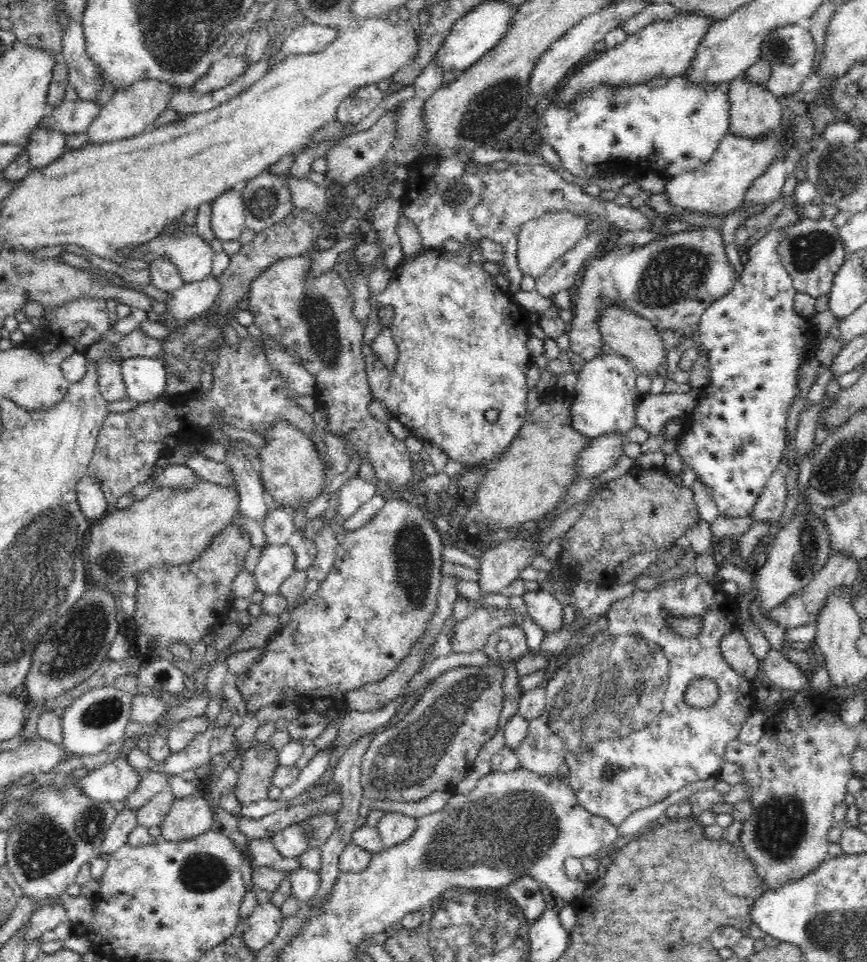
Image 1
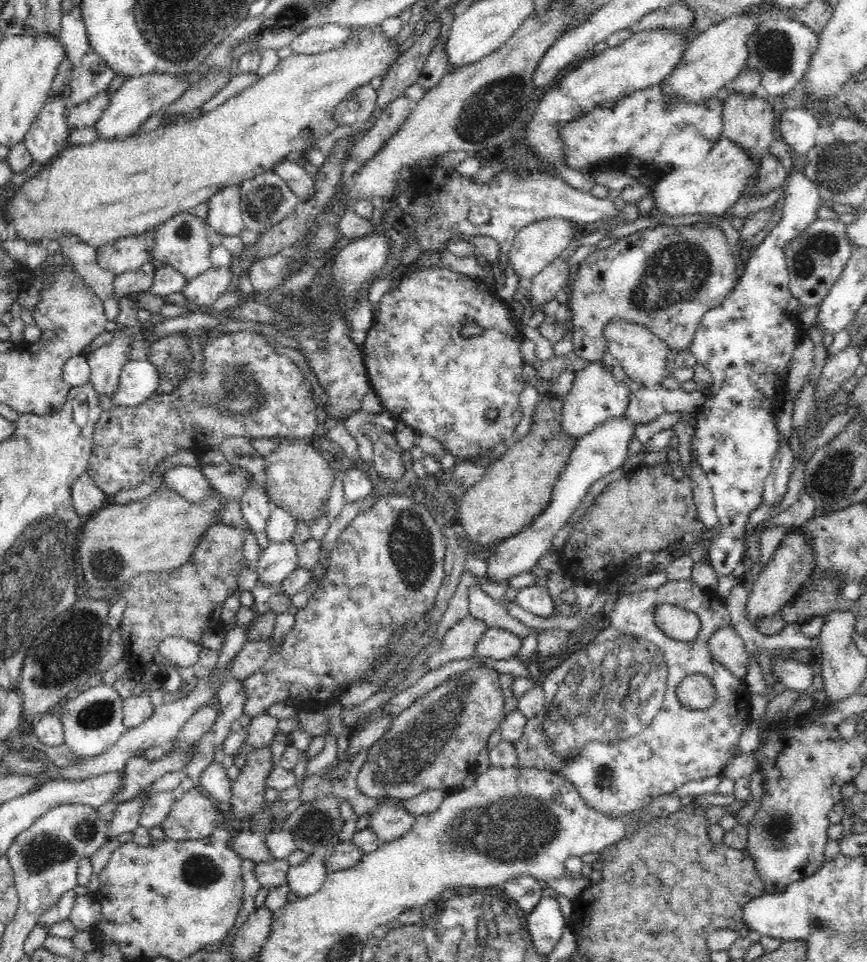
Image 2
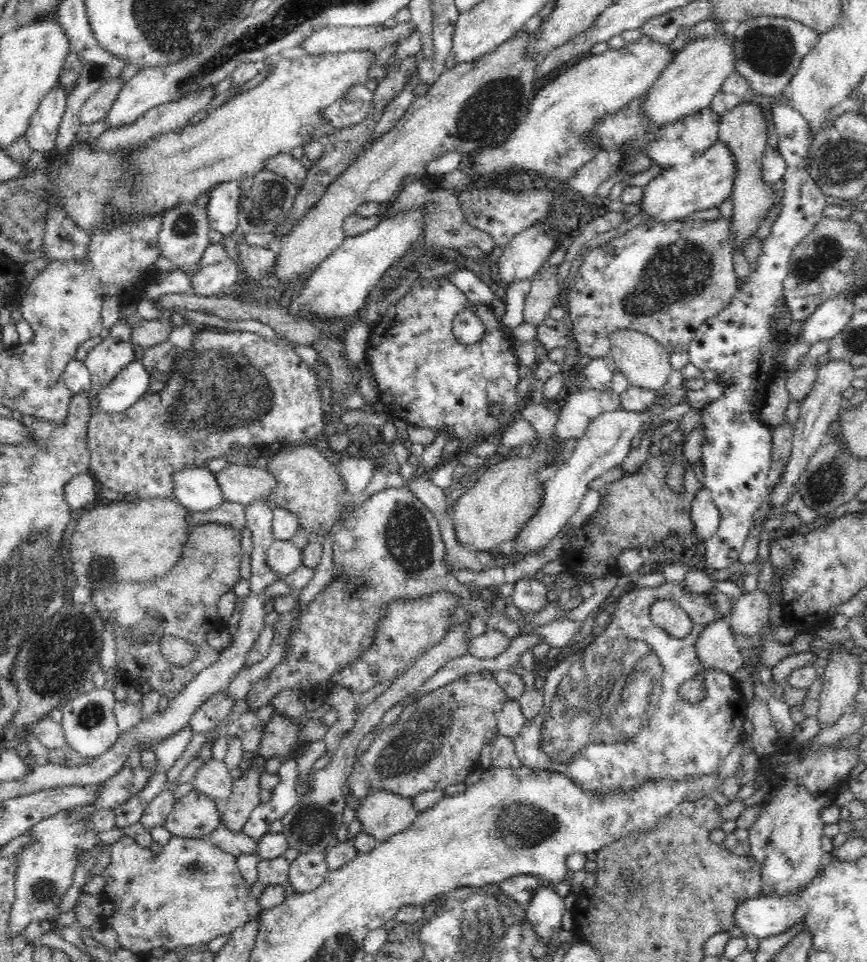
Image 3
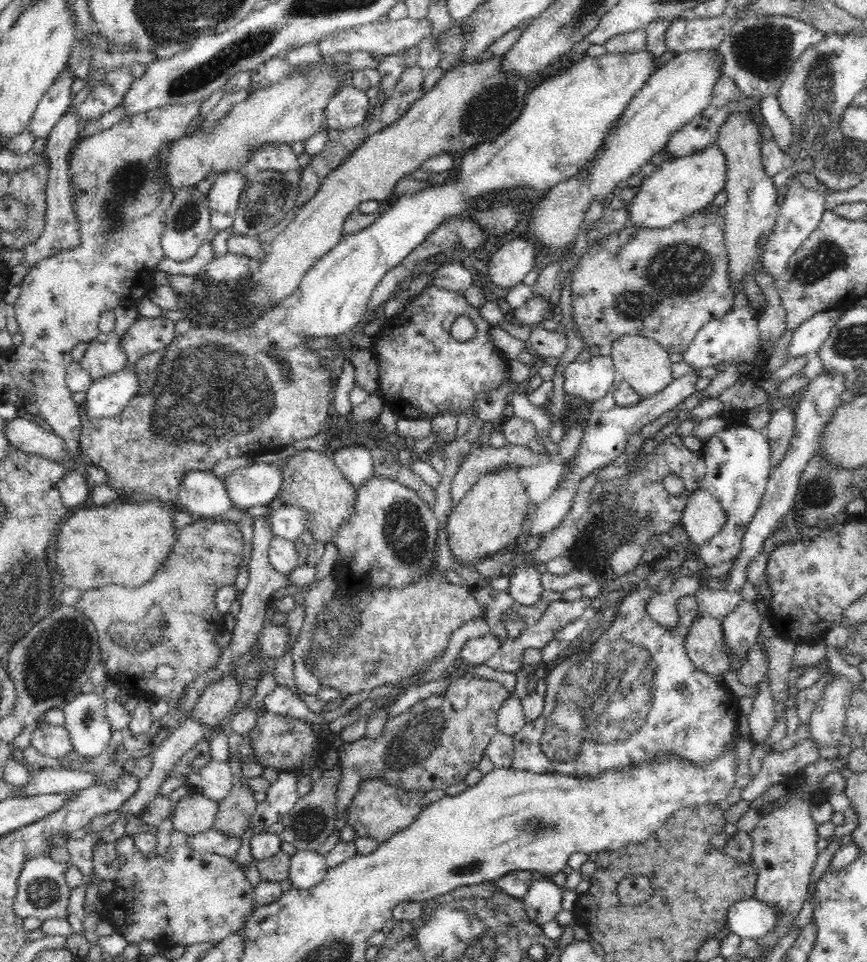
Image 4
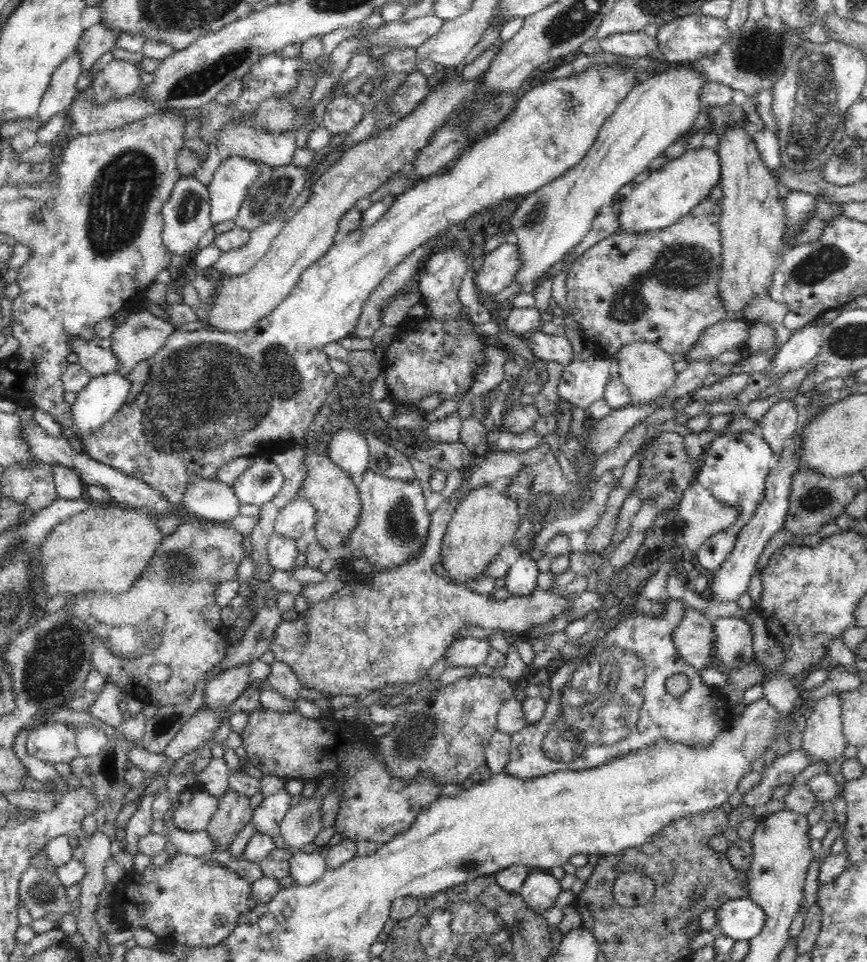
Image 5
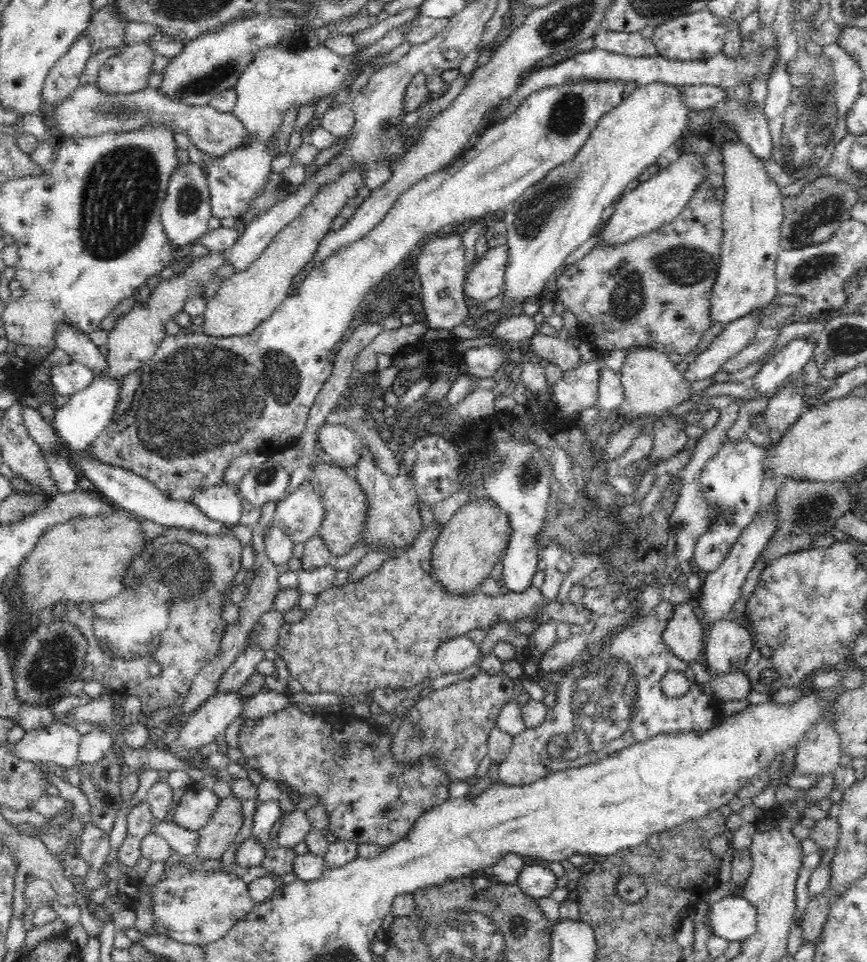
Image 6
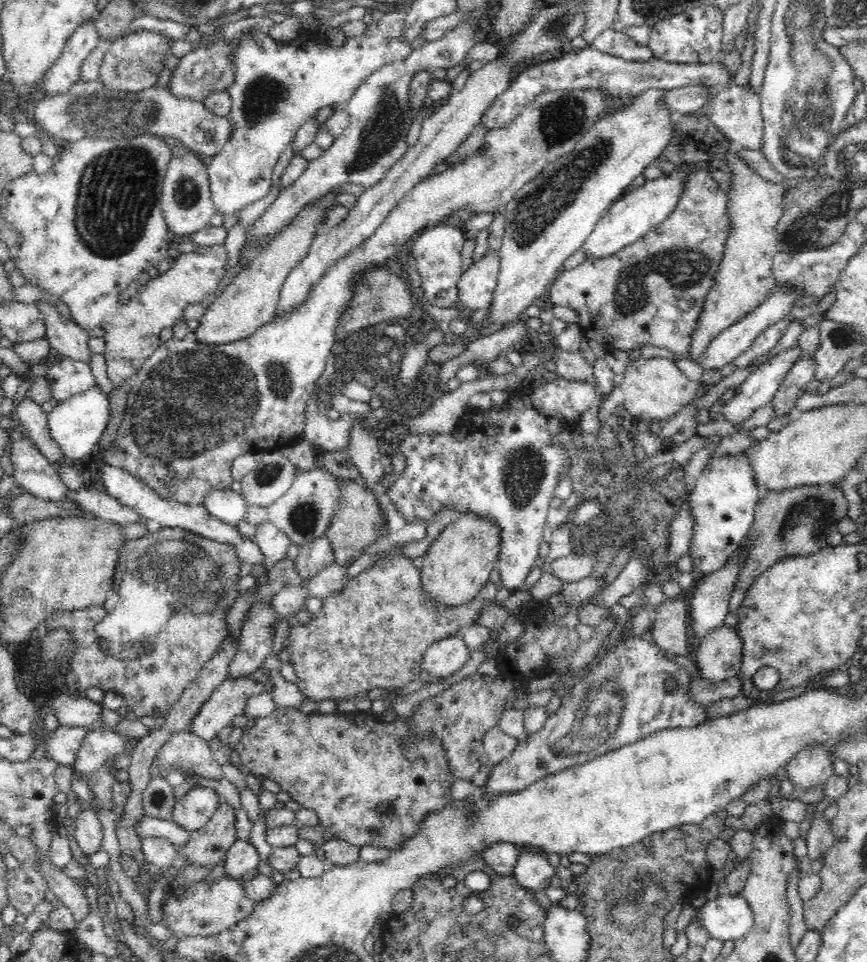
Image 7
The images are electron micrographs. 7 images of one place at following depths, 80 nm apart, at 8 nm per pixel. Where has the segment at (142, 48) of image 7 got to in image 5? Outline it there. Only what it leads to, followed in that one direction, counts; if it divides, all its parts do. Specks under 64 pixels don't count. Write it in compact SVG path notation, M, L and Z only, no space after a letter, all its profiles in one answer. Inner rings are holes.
M113 59L96 74L92 86L92 103L96 105L124 98L142 86L142 69L130 60Z

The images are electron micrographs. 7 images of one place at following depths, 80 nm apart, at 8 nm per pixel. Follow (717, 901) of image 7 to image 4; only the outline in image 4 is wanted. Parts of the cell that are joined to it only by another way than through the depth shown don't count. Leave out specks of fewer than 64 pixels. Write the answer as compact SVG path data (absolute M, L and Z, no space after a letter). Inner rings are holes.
M754 897L732 903L727 910L727 928L742 938L759 939L775 927L777 908Z

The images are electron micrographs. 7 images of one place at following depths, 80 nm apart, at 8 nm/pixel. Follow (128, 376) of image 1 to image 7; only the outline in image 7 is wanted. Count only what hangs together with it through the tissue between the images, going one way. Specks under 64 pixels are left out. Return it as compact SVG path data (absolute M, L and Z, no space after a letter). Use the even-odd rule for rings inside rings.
M97 386L89 392L68 398L60 404L54 405L52 412L47 414L47 423L50 436L58 443L61 453L65 458L74 463L90 456L94 446L106 430L110 416L110 397L114 394L103 394Z

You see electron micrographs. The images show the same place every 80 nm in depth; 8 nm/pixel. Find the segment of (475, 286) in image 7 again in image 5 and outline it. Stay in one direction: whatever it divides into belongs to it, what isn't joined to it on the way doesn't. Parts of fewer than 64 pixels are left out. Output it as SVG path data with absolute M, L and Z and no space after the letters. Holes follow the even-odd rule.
M516 242L503 243L484 257L484 264L474 278L480 292L497 295L516 282L516 274L522 268L522 255Z

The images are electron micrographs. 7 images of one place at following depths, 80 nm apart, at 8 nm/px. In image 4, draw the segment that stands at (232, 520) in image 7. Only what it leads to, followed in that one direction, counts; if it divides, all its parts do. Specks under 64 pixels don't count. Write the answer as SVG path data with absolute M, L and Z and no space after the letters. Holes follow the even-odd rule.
M194 470L180 484L178 506L196 518L215 518L232 510L235 504L223 480L212 471Z

